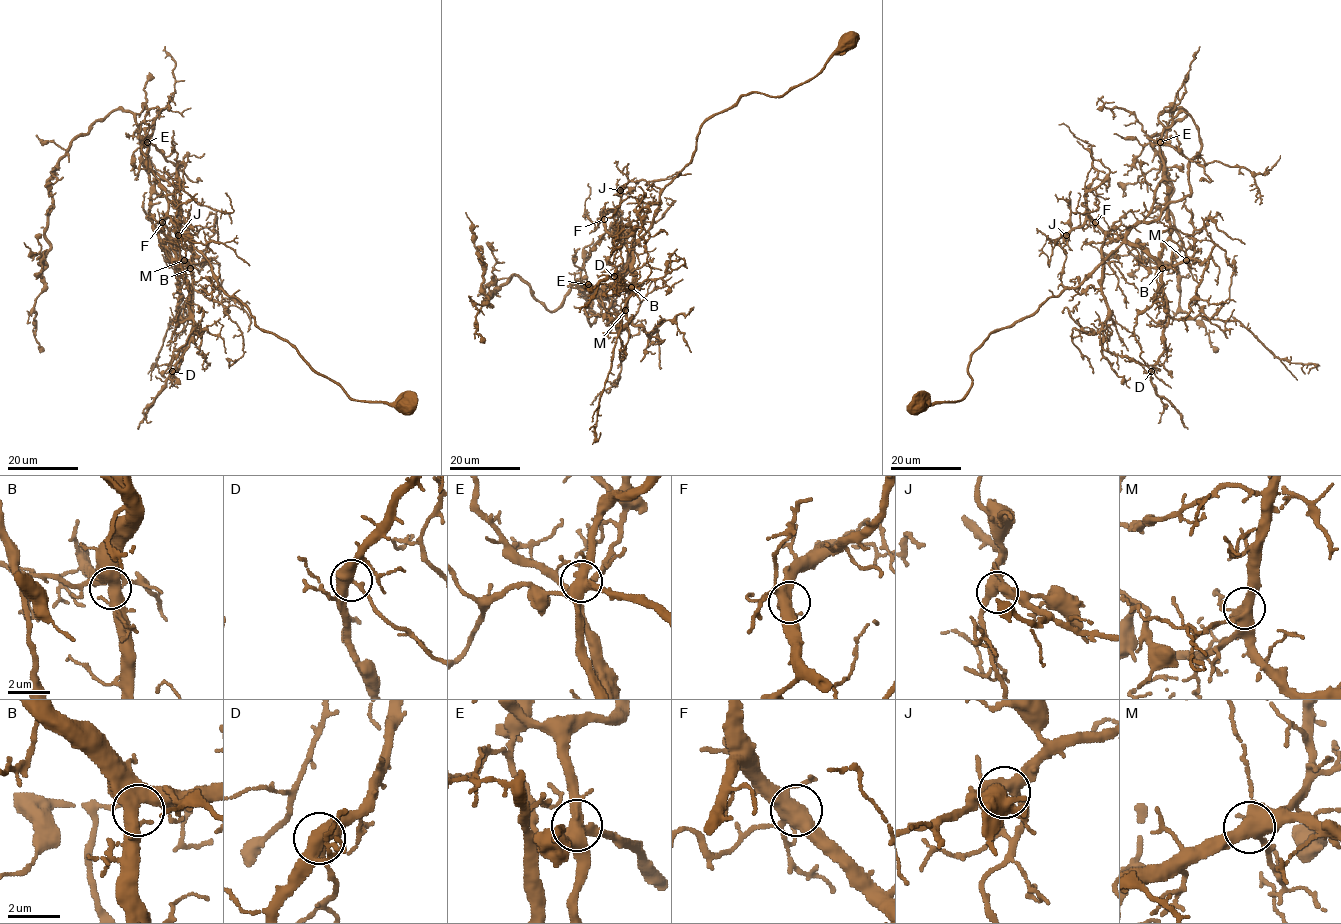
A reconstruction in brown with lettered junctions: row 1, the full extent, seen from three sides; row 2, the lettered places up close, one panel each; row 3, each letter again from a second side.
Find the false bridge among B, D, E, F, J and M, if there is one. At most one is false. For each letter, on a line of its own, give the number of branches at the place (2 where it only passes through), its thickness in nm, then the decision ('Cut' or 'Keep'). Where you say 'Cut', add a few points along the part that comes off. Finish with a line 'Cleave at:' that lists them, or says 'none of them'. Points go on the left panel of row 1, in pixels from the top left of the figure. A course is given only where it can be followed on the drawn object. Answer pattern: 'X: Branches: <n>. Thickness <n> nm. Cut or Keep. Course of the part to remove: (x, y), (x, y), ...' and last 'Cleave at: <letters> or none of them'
B: Branches: 4. Thickness 500 nm. Keep
D: Branches: 4. Thickness 440 nm. Keep
E: Branches: 6. Thickness 480 nm. Keep
F: Branches: 5. Thickness 480 nm. Keep
J: Branches: 4. Thickness 440 nm. Keep
M: Branches: 4. Thickness 480 nm. Keep
Cleave at: none of them

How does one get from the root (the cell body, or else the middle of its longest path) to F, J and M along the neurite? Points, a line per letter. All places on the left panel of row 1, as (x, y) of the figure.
F: (404, 406), (354, 400), (319, 375), (258, 327), (218, 287), (209, 261), (189, 241), (170, 239), (162, 222)
J: (404, 406), (354, 400), (319, 375), (218, 287), (211, 264), (189, 241), (164, 233), (166, 216), (178, 235)
M: (404, 406), (353, 399), (258, 327), (192, 243), (192, 259), (184, 260)

